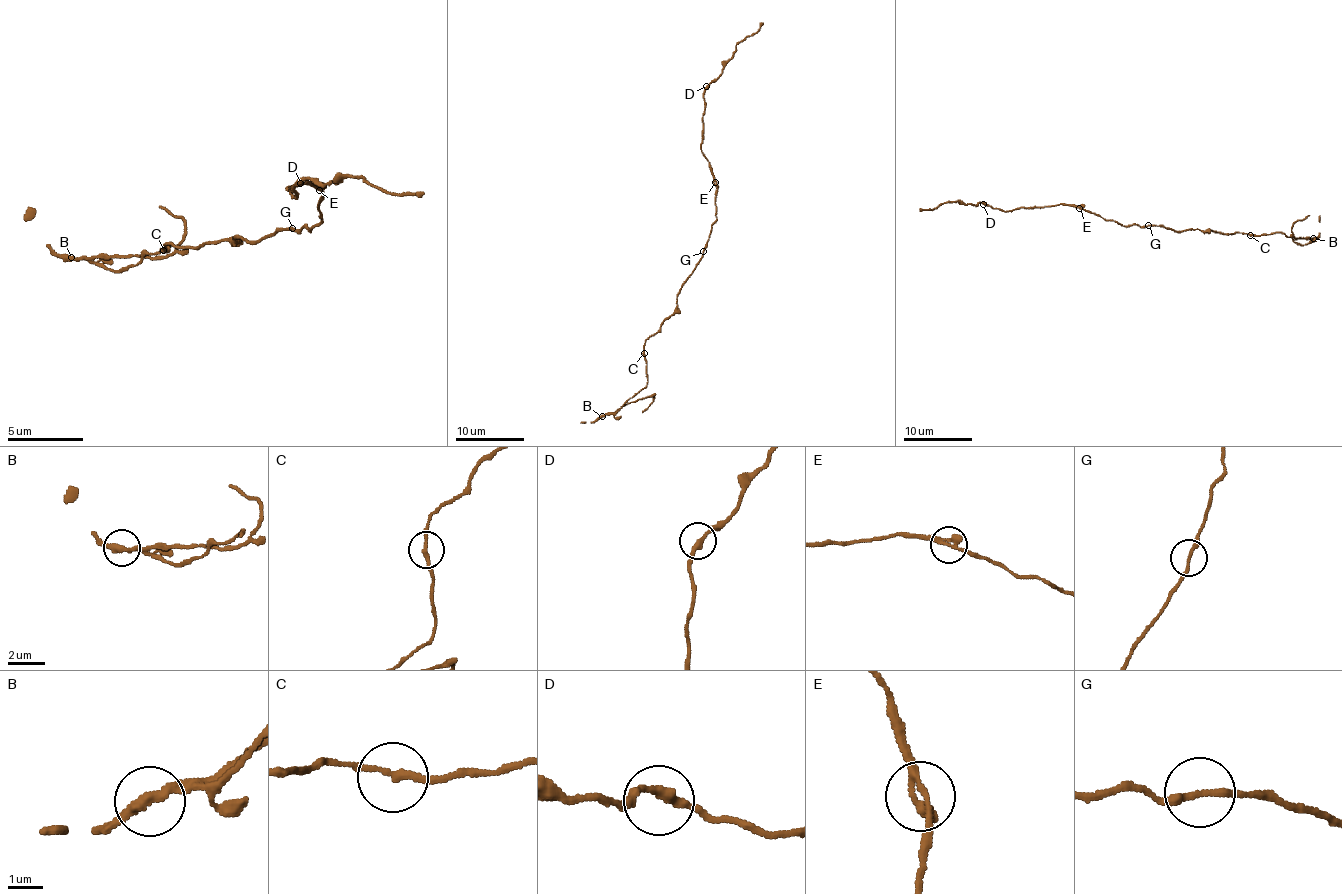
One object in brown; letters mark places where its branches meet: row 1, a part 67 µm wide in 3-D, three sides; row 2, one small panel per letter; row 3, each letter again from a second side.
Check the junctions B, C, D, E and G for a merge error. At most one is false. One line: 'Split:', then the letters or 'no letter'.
Split: B

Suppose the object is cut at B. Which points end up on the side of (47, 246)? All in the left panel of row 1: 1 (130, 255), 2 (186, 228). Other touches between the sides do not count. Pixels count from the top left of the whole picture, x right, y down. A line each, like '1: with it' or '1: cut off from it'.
1: with it
2: with it

